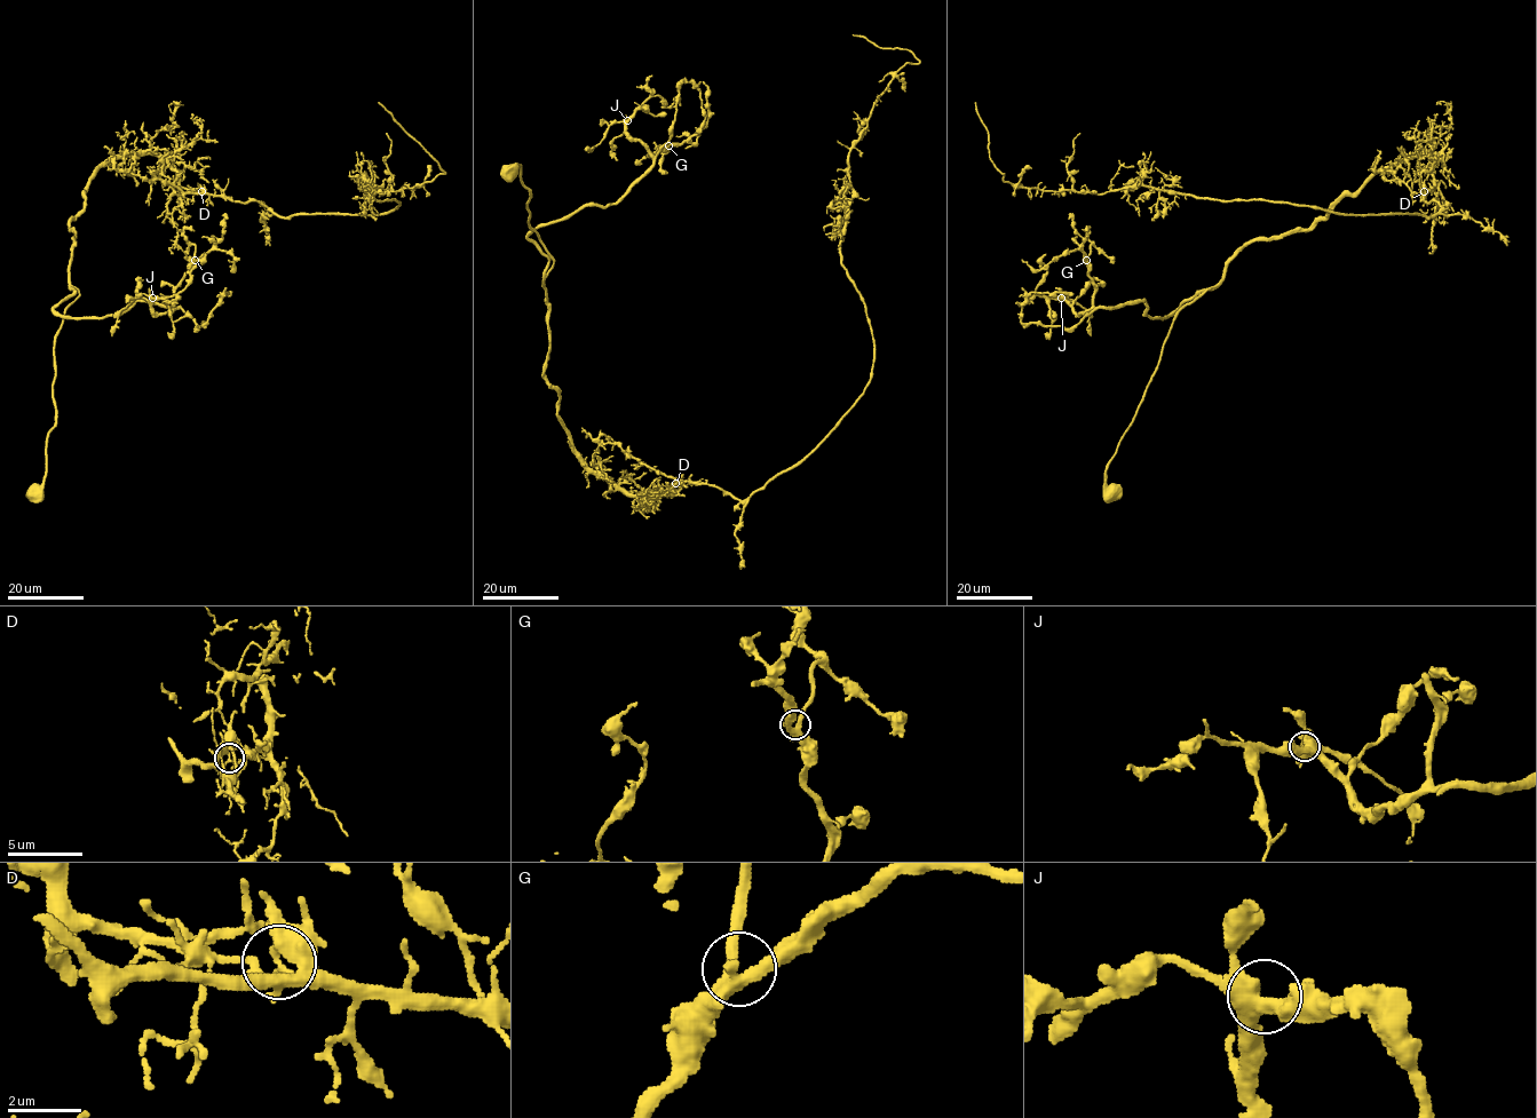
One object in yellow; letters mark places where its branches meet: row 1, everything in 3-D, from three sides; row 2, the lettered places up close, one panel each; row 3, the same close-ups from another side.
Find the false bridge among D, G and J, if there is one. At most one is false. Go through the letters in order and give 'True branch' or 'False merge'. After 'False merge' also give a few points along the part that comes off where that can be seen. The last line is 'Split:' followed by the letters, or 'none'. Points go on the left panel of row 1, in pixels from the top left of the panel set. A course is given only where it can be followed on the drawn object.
D: False merge. Course of the part to remove: (201, 191), (283, 216), (388, 213), (399, 204), (369, 199), (375, 185), (445, 173), (378, 102)
G: True branch
J: True branch
Split: D

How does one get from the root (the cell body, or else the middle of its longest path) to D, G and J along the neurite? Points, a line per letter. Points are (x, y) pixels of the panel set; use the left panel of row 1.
D: (34, 493), (55, 425), (54, 340), (79, 295), (69, 222), (84, 189), (113, 158), (155, 153), (201, 191)
G: (34, 493), (55, 425), (54, 340), (78, 291), (53, 309), (176, 308), (195, 260)
J: (34, 493), (55, 425), (54, 340), (78, 291), (53, 309), (179, 307), (156, 314), (152, 298)

